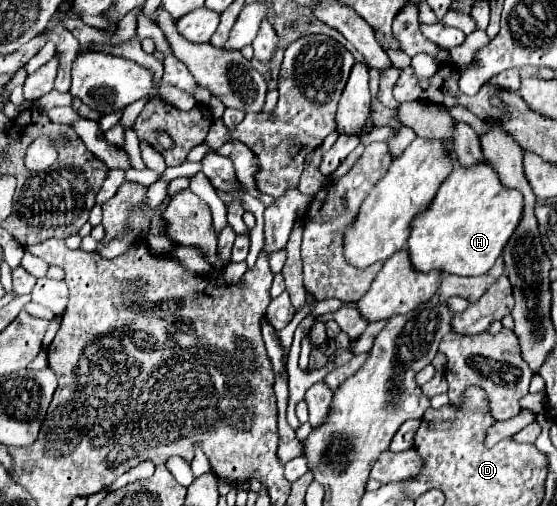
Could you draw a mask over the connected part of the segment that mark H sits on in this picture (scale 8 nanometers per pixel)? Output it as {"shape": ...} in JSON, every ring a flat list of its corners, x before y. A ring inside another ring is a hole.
{"shape":[[485,159,479,161,479,165,471,165,471,169,457,167,439,187,431,207,419,217,415,217,415,221,411,223,411,237,407,241,411,263,417,271,423,273,431,269,443,269,445,273,463,275,463,277,483,275,491,269,491,265,495,265,497,257,503,253,521,217,523,217,523,195,519,195,517,189,503,187,499,175,495,173,495,169,491,169,491,165]]}

